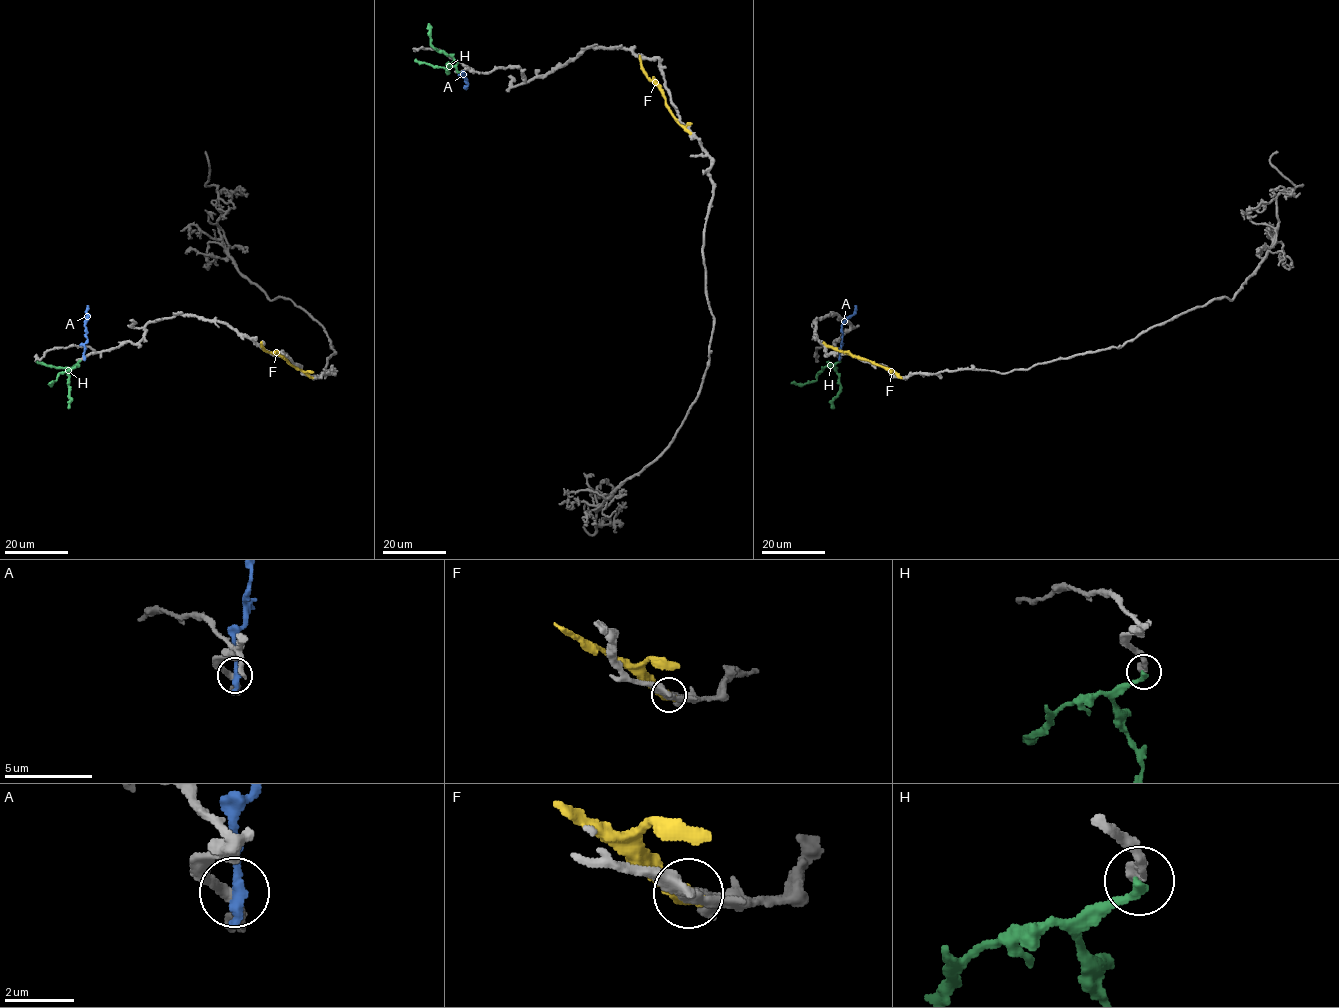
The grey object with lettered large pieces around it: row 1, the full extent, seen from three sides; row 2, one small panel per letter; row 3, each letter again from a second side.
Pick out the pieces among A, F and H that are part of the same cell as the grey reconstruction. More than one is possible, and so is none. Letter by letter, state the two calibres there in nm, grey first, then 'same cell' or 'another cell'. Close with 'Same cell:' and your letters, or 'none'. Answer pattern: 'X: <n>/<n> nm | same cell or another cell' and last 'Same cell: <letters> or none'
A: 280/460 nm | another cell
F: 320/550 nm | another cell
H: 440/320 nm | another cell
Same cell: none

